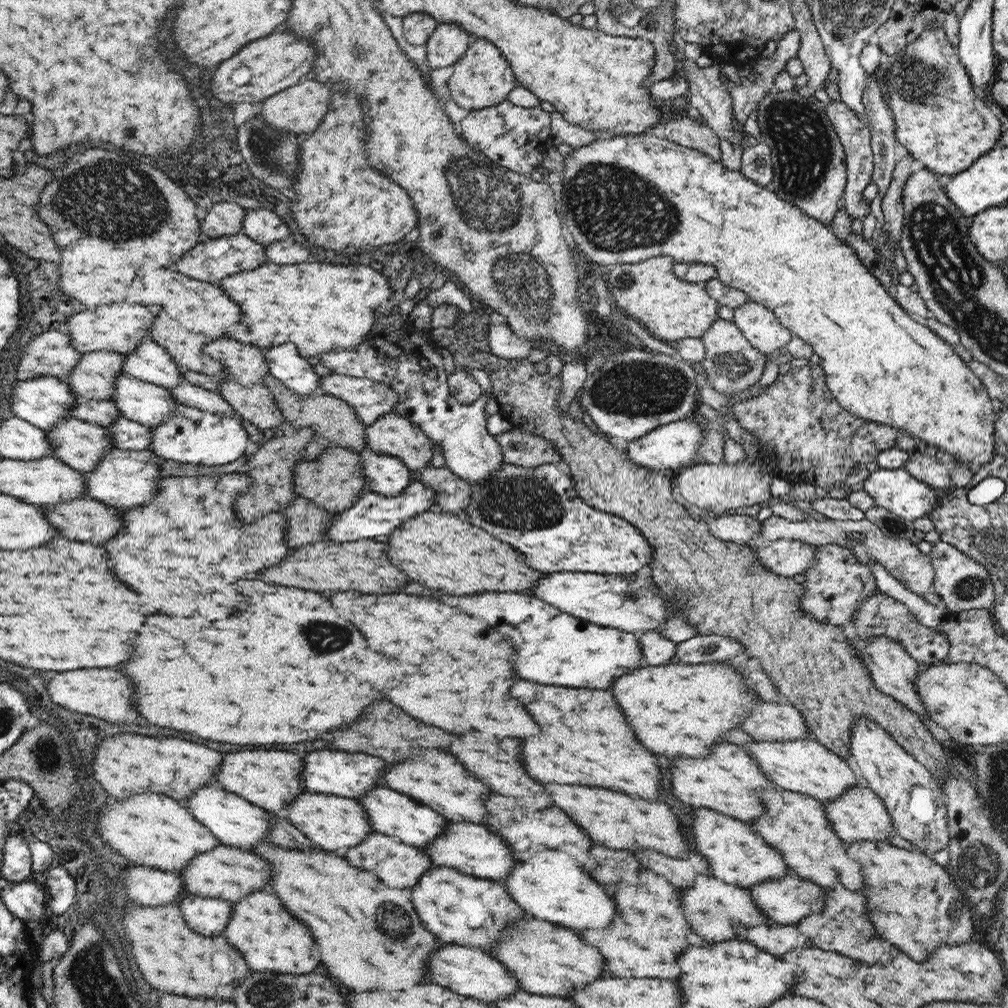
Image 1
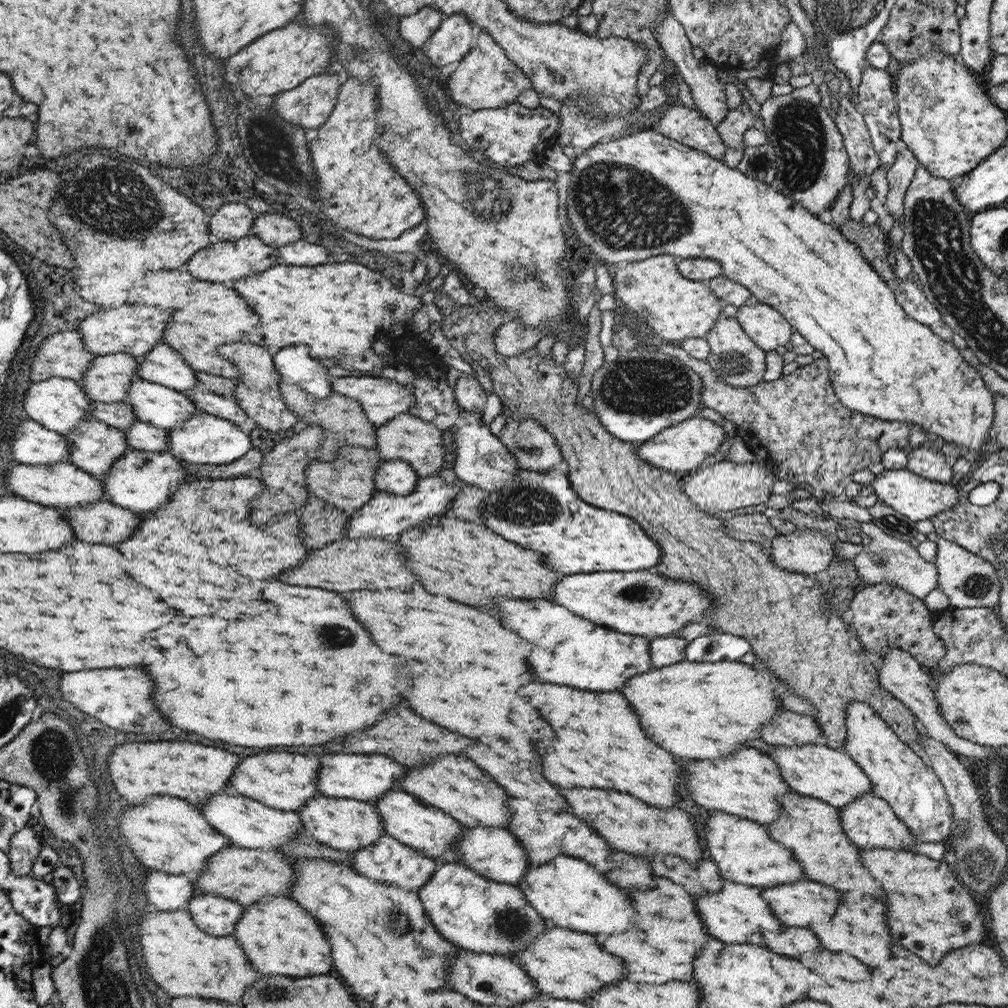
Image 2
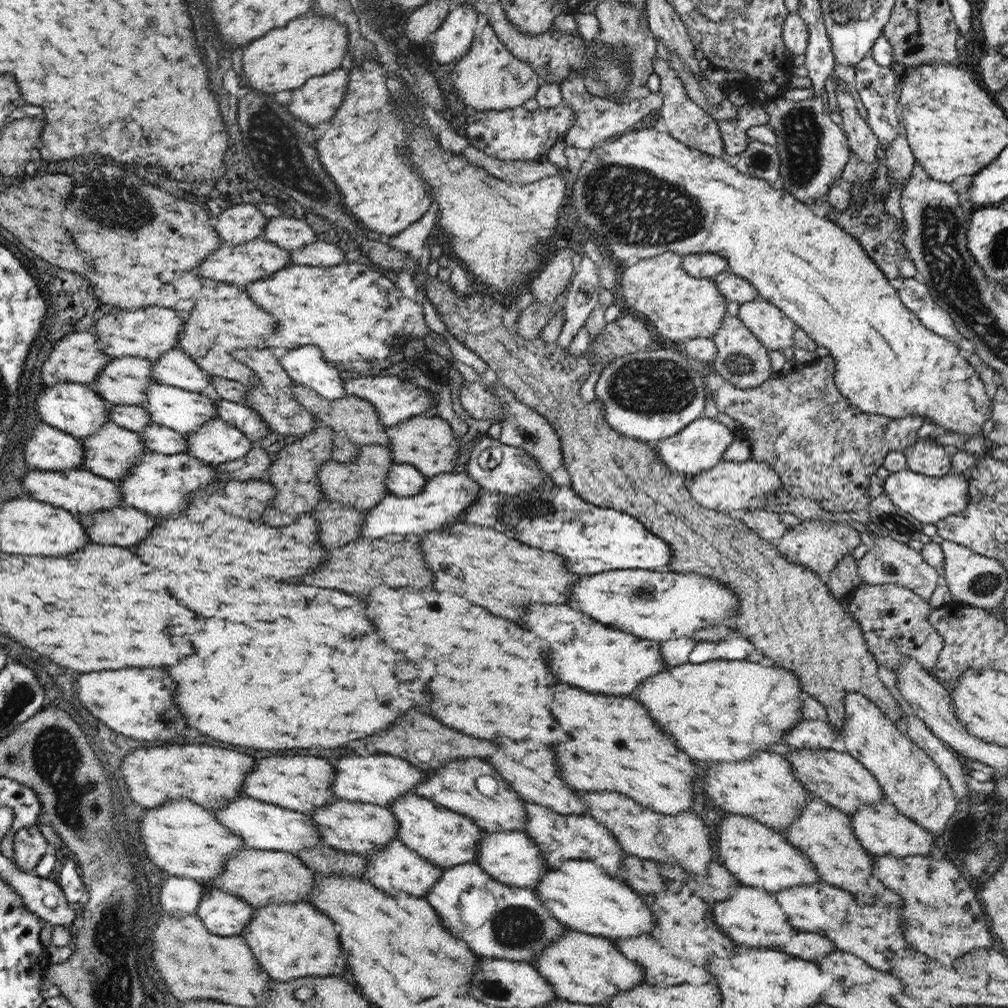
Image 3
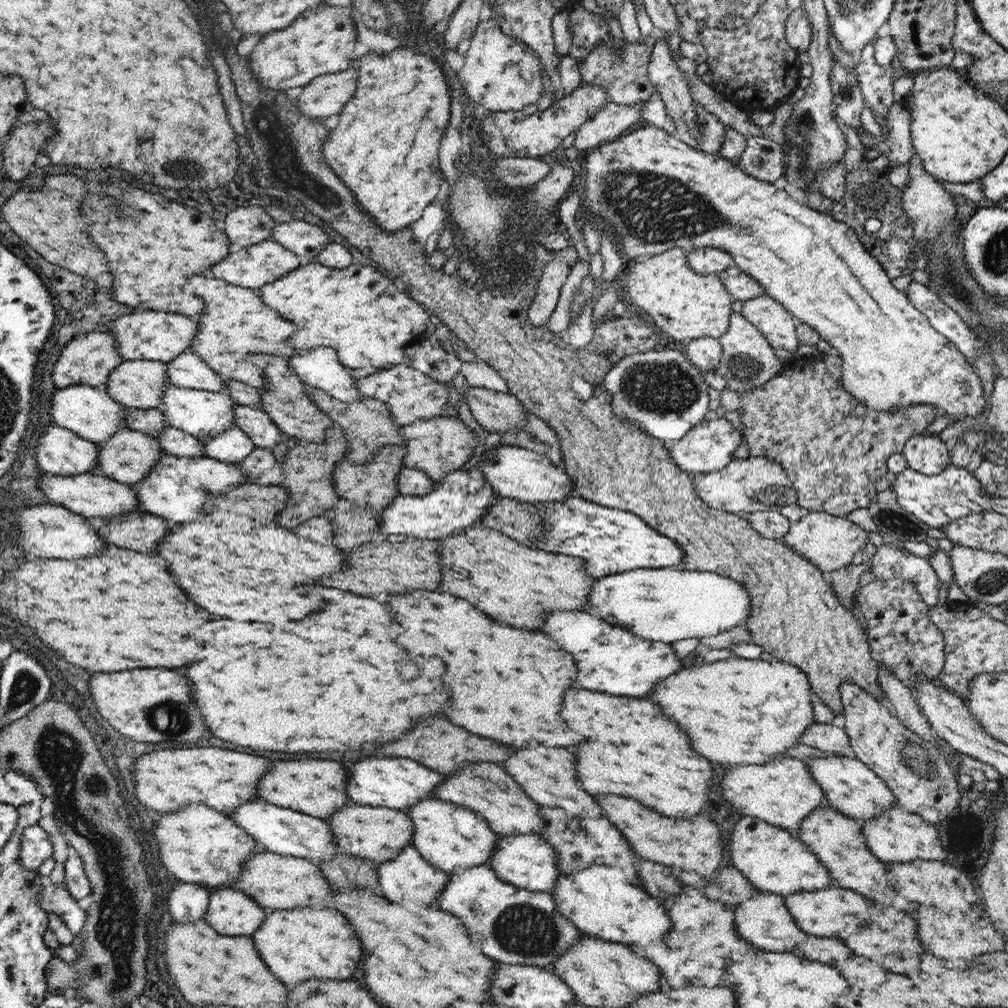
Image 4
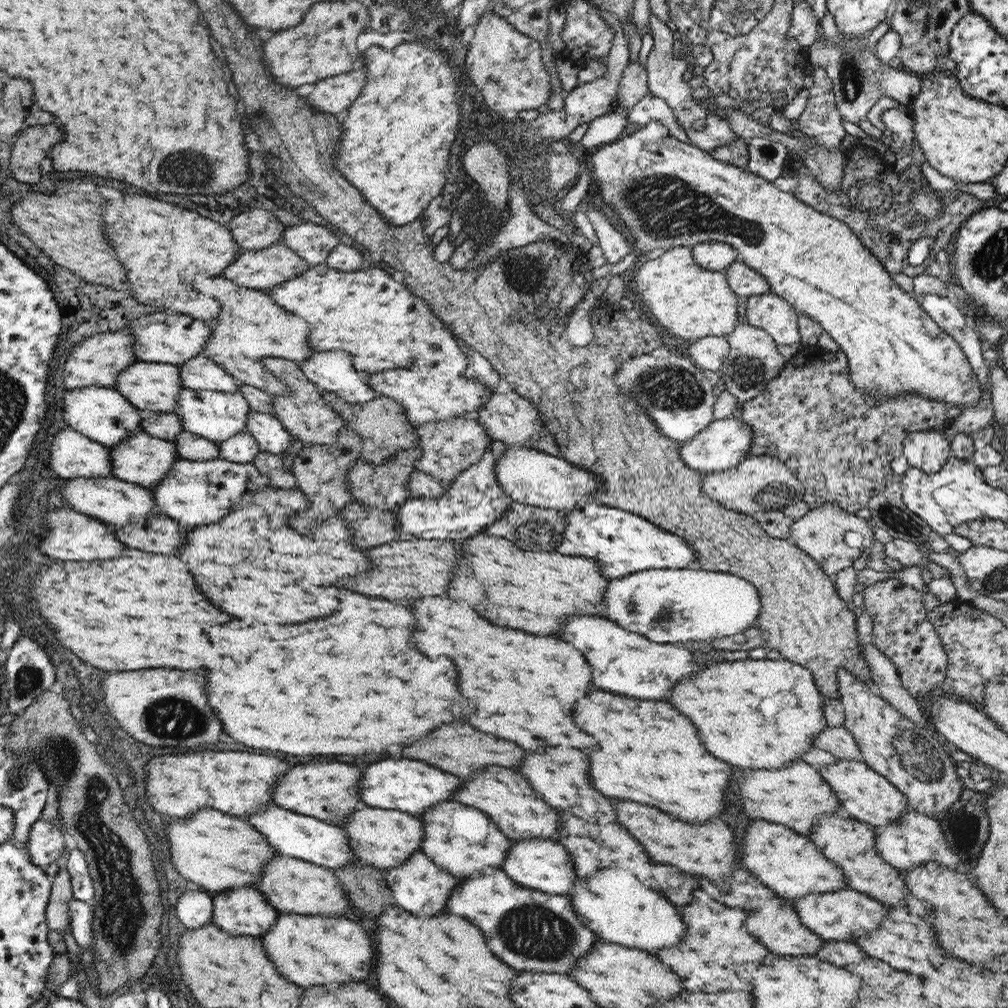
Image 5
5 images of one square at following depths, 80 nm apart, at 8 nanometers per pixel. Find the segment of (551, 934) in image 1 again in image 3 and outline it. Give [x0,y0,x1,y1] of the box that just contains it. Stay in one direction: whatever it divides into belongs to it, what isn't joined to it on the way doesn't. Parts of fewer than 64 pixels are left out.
[530,930,645,1005]

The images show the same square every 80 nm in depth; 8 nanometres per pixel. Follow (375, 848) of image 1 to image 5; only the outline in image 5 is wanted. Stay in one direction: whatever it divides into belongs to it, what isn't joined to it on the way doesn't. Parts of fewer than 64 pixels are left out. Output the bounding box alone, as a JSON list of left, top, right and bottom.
[384,850,460,916]

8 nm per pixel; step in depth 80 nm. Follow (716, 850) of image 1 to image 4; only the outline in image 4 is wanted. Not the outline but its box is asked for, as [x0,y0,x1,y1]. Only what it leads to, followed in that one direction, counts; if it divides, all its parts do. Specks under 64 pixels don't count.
[728,815,836,897]

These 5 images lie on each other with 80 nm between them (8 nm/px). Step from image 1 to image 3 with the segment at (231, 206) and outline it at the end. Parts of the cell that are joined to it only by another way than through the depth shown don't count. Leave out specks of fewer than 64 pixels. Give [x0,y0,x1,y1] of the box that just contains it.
[215,204,266,246]

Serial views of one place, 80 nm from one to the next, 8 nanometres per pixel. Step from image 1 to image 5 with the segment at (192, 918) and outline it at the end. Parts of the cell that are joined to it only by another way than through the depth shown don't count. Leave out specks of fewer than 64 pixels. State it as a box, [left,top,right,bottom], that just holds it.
[212,887,279,937]

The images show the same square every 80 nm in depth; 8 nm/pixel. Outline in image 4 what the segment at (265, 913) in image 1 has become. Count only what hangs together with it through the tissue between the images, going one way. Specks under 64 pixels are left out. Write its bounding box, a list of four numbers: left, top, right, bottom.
[252,908,362,984]

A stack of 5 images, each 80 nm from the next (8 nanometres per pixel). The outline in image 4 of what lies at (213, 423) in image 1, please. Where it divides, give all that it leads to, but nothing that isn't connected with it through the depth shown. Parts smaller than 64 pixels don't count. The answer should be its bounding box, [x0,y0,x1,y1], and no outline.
[202,426,256,464]

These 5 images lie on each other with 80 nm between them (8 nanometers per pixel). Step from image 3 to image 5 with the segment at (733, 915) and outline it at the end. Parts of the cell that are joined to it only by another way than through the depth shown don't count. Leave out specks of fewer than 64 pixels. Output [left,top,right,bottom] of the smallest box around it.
[745,899,824,957]

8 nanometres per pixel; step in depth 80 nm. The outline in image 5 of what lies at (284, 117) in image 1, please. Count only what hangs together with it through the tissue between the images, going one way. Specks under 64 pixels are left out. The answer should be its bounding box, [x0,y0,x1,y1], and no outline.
[306,69,367,114]

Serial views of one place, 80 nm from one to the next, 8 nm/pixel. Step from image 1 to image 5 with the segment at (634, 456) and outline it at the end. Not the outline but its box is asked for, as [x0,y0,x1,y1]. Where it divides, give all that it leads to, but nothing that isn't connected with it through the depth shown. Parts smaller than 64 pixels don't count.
[679,417,755,474]

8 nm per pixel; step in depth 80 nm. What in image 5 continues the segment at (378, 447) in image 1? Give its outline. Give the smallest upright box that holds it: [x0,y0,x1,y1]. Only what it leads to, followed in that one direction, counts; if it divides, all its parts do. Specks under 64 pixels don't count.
[415,417,491,484]

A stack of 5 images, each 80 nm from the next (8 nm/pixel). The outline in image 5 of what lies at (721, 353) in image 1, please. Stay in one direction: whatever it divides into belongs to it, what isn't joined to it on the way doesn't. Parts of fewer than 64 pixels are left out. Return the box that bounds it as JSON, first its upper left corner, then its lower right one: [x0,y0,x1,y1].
[720,323,787,403]

